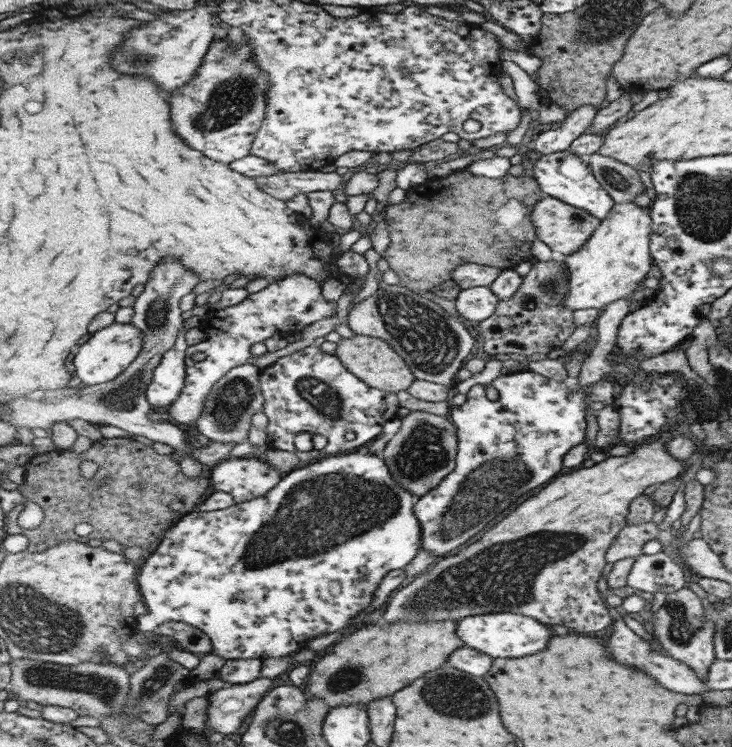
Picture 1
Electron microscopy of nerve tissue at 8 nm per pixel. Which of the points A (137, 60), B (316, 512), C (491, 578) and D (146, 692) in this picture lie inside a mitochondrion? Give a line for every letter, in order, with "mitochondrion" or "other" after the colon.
A: mitochondrion
B: mitochondrion
C: mitochondrion
D: mitochondrion

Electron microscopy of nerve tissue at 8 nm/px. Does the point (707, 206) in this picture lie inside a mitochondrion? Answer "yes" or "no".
yes

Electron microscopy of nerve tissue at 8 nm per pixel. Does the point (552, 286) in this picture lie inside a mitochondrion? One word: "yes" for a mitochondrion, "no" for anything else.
yes

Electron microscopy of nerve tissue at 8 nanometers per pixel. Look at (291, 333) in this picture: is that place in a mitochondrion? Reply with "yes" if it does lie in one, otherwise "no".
no

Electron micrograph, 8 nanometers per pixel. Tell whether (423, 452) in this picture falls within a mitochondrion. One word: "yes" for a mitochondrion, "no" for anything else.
yes

